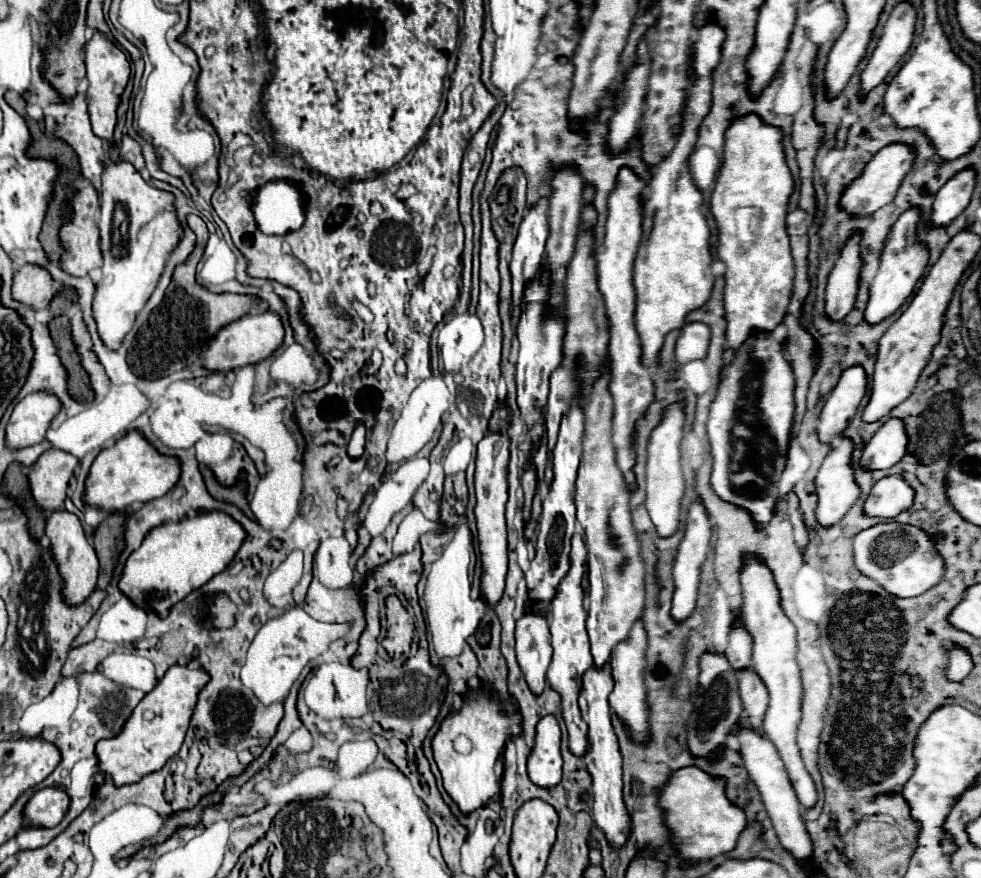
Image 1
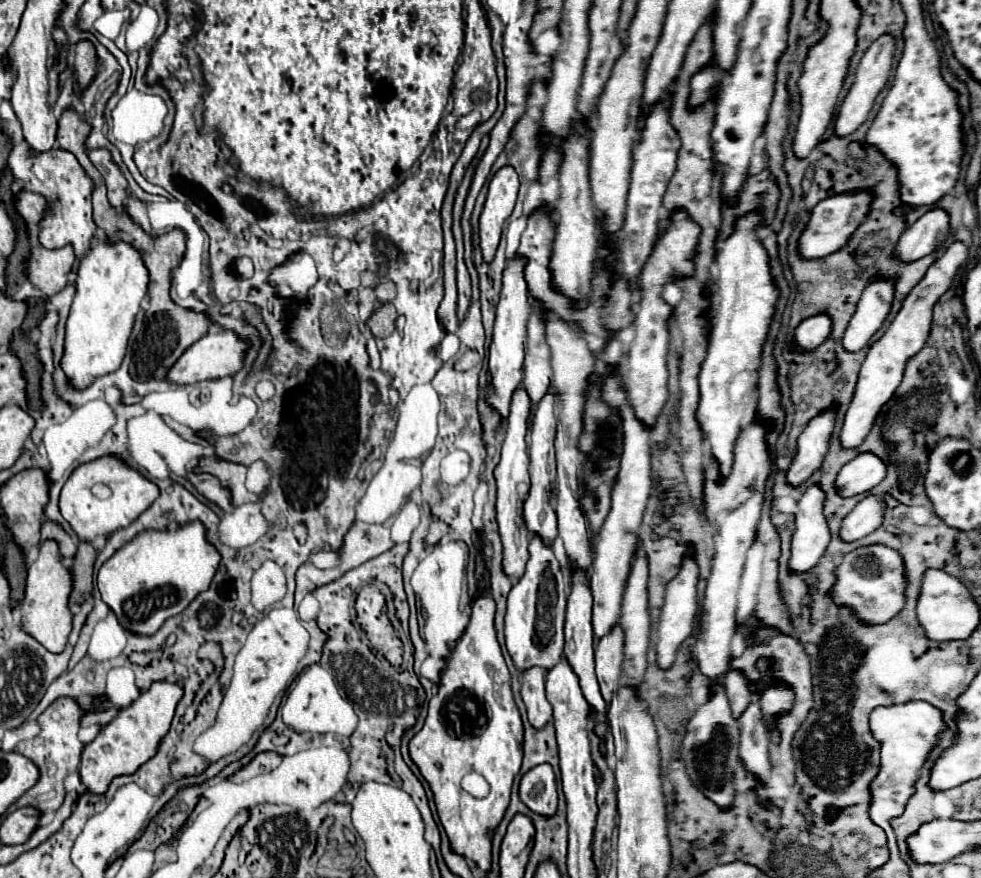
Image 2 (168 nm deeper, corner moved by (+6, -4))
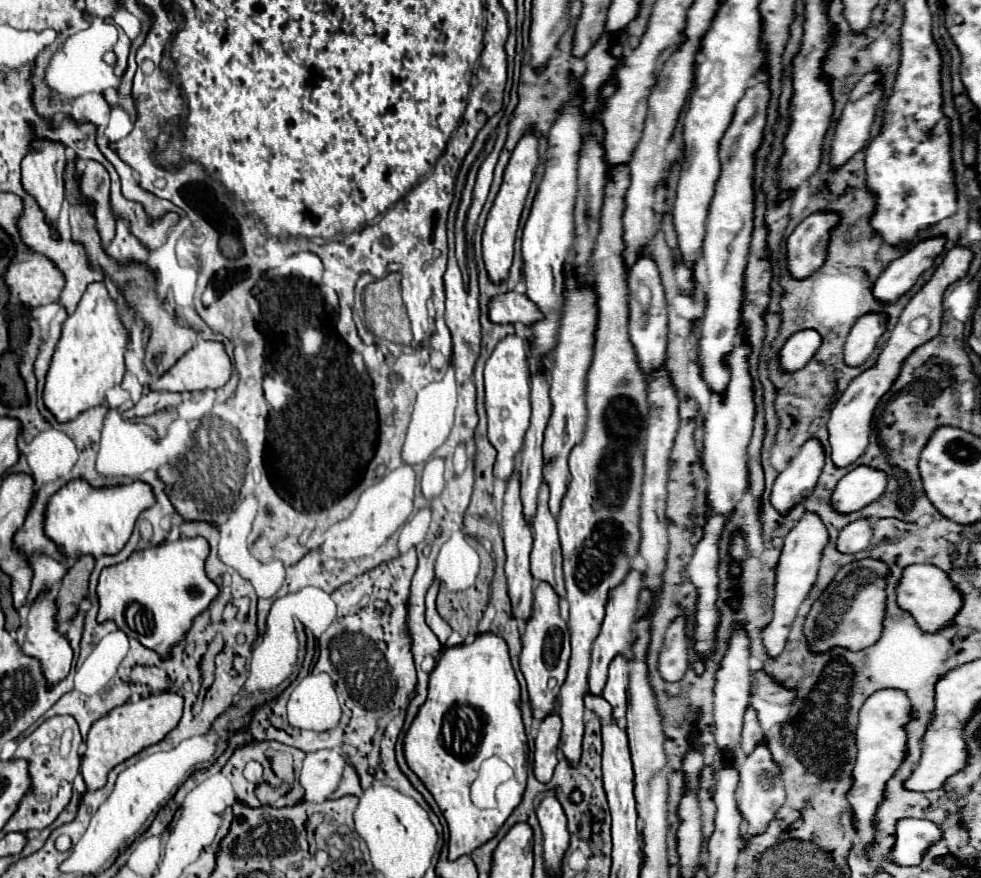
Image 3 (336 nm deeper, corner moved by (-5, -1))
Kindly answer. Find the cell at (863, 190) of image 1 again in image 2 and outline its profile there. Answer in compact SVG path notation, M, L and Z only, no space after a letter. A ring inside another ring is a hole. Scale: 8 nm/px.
M855 192L855 194L837 194L837 196L829 196L825 200L821 200L809 216L809 222L805 226L805 230L799 236L799 256L803 260L817 260L817 258L825 258L833 252L837 252L839 248L843 248L847 244L847 240L851 238L851 234L855 232L855 228L865 220L869 206L873 202L873 194L871 192Z

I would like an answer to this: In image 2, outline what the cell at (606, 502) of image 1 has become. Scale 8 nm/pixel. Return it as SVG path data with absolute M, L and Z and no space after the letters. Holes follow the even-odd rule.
M621 626L613 628L609 636L603 636L595 644L595 672L601 686L603 700L609 704L617 688L621 686L621 656L625 642L621 640Z

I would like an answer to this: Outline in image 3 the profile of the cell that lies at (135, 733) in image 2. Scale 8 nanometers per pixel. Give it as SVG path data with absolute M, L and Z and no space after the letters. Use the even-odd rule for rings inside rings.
M160 691L146 699L128 701L116 709L112 709L108 715L104 715L96 725L92 725L88 737L86 737L86 753L82 755L82 767L80 773L86 781L88 791L96 791L106 785L108 773L130 759L132 755L140 753L142 749L160 743L180 721L182 717L182 695L174 691Z

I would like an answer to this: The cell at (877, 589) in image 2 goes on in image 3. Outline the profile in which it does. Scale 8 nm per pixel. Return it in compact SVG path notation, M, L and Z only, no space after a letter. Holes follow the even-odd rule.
M860 559L844 565L824 595L812 605L806 617L804 633L812 651L824 651L830 647L864 649L874 645L884 631L886 617L886 579L890 567L880 559Z

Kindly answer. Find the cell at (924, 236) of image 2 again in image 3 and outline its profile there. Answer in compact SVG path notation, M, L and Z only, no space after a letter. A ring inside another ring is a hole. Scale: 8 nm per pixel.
M944 235L914 243L902 257L890 261L890 265L882 271L874 285L874 297L884 303L898 301L916 283L916 279L934 263L934 259L942 253L944 245Z

